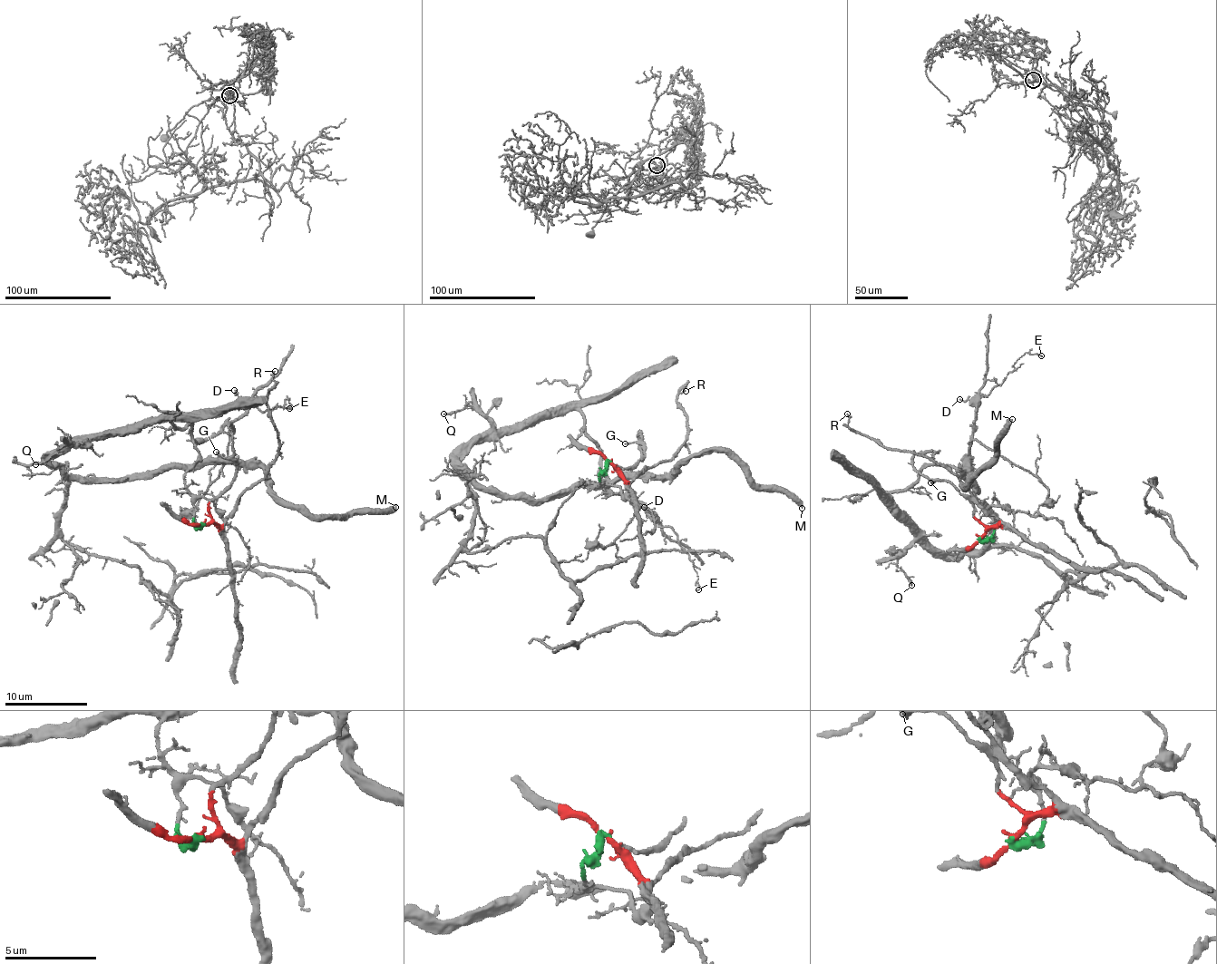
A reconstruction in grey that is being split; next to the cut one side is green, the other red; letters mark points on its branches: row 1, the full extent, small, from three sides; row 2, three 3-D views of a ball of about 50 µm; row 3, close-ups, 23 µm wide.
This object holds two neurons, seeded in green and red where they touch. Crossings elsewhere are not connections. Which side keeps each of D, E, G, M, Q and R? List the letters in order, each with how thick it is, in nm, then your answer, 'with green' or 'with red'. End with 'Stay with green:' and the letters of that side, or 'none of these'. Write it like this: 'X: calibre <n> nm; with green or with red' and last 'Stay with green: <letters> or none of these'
D: calibre 120 nm; with green
E: calibre 130 nm; with green
G: calibre 150 nm; with red
M: calibre 420 nm; with green
Q: calibre 190 nm; with green
R: calibre 140 nm; with red
Stay with green: D, E, M, Q

